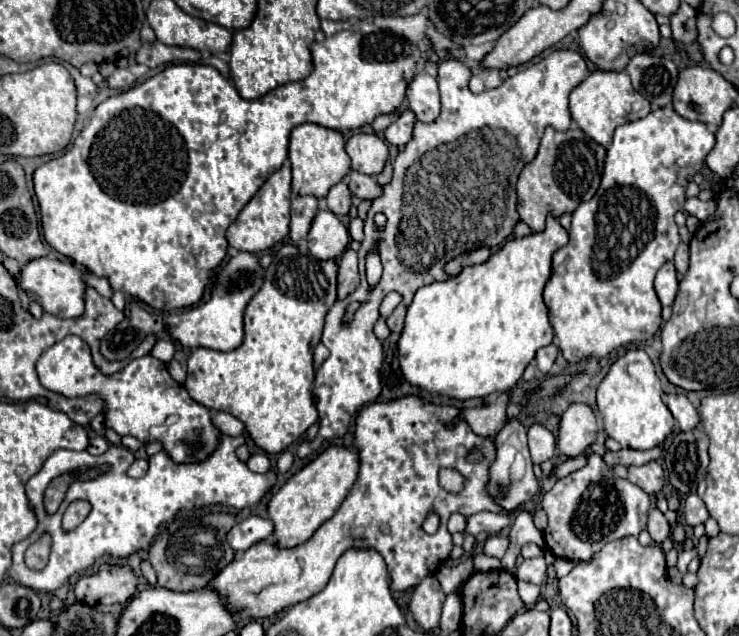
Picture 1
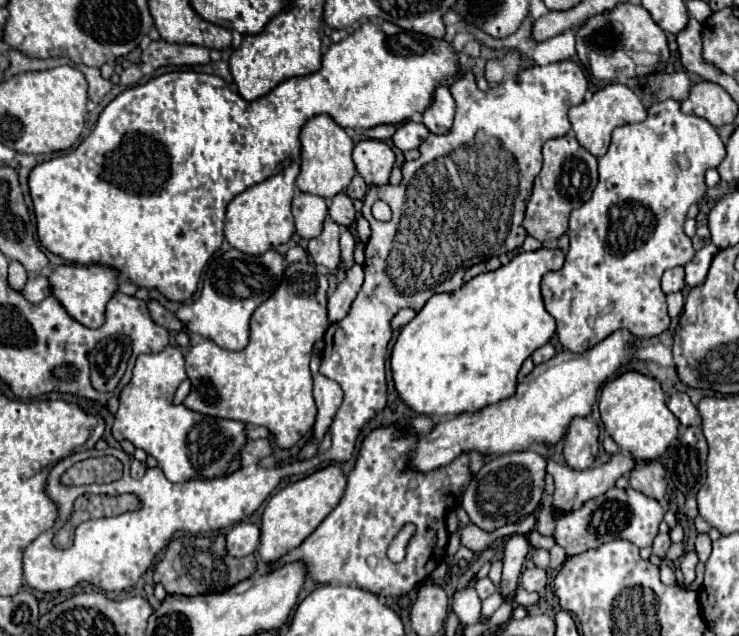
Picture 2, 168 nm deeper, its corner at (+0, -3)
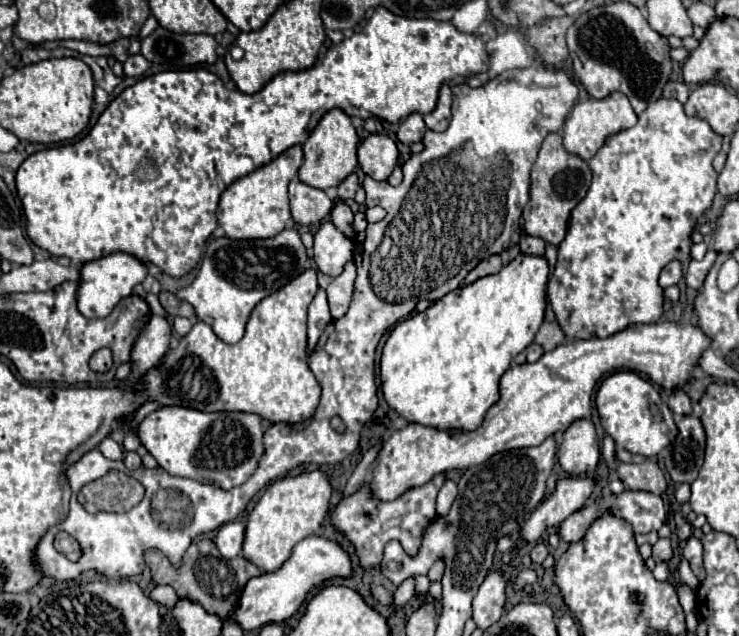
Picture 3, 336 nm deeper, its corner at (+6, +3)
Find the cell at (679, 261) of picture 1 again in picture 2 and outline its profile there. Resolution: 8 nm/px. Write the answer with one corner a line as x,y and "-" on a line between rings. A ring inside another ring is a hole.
708,245
708,247
700,249
696,253
696,257
684,267
686,269
686,283
690,287
698,287
698,285
704,283
704,279
708,275
708,269
710,269
710,263
712,263
716,253
718,253
716,245

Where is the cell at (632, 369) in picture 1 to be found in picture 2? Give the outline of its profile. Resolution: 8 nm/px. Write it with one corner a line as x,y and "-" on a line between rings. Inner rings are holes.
638,371
622,373
604,385
600,393
600,415
606,433
610,433
622,451
630,451
636,461
658,459
678,437
680,423
666,407
666,395
660,383

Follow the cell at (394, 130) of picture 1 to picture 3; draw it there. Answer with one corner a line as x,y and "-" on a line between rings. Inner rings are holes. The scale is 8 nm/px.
412,113
402,121
400,129
396,131
396,137
398,137
398,141
410,145
410,143
420,141
424,137
424,131
426,131
426,125
422,121
422,115
420,113

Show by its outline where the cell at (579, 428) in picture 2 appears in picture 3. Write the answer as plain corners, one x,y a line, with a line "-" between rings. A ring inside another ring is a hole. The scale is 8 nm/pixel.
576,419
566,431
558,449
558,463
568,475
584,475
596,469
600,447
590,419

